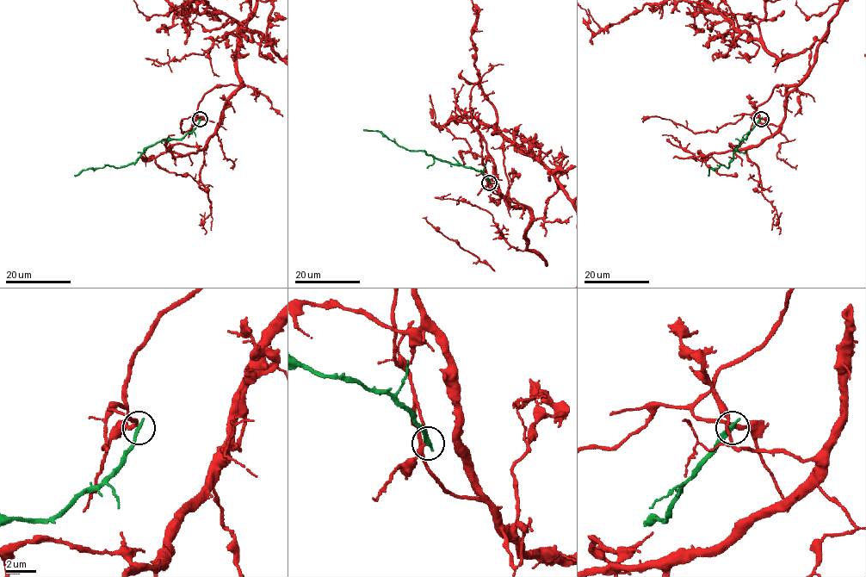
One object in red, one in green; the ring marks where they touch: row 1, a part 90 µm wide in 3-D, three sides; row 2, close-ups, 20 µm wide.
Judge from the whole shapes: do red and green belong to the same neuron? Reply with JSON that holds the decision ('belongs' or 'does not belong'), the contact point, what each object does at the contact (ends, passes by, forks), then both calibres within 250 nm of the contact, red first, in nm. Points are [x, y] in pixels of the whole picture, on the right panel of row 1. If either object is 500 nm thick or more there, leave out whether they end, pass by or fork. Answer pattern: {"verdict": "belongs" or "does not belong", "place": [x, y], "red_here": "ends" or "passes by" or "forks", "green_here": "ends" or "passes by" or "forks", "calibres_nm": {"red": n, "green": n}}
{"verdict": "does not belong", "place": [761, 119], "red_here": "passes by", "green_here": "ends", "calibres_nm": {"red": 240, "green": 280}}

